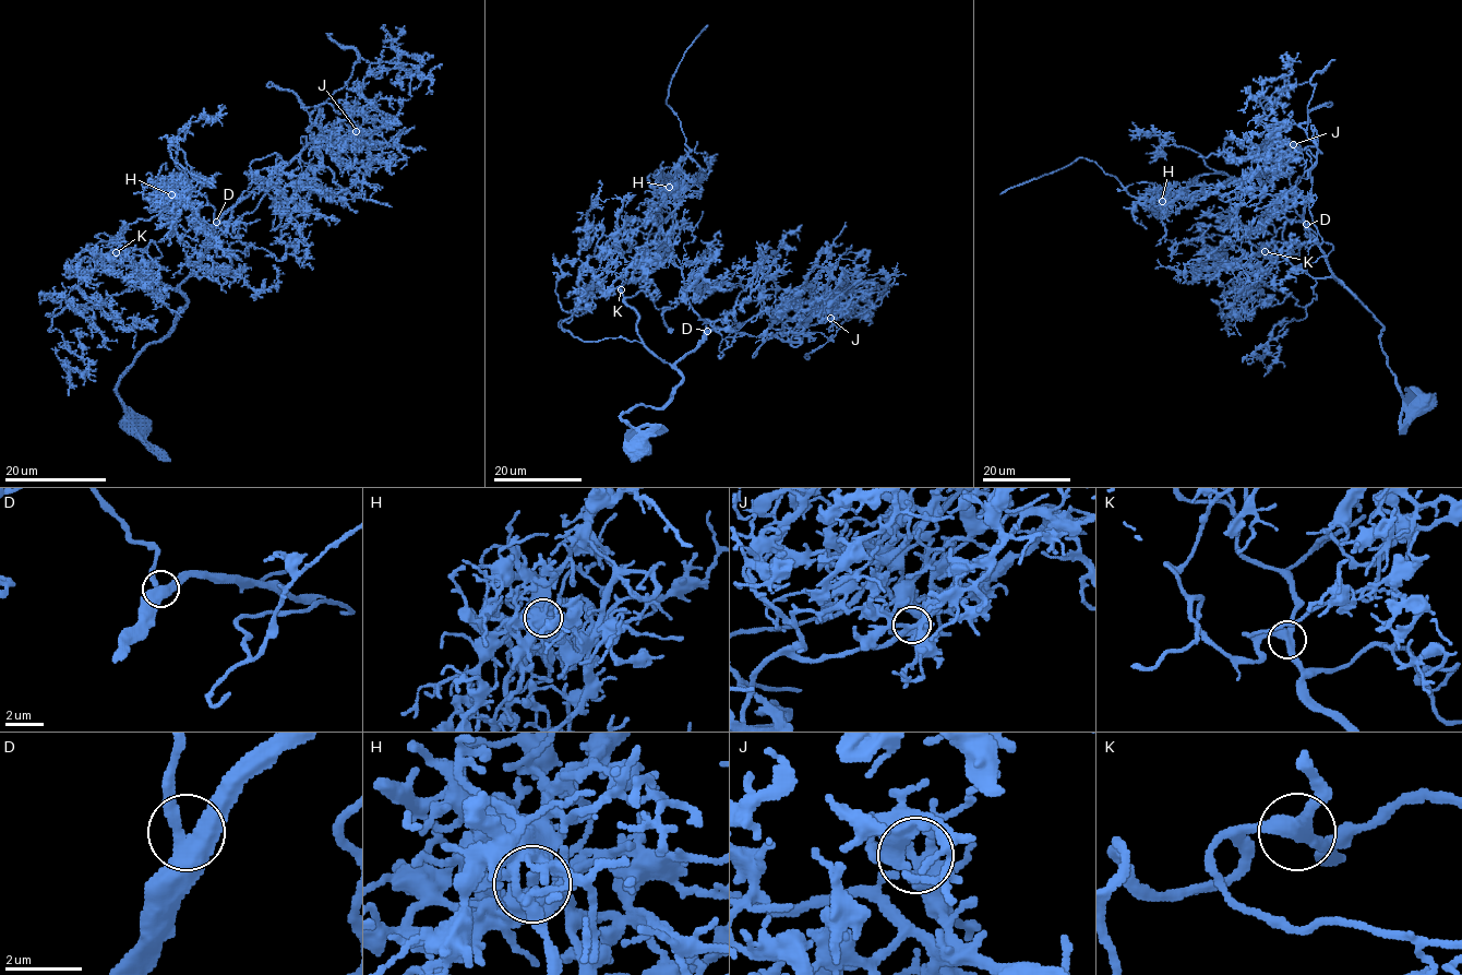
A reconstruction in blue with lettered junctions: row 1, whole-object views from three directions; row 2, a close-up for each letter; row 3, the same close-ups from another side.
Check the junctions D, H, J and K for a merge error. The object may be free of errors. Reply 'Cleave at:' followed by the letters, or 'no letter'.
Cleave at: H

